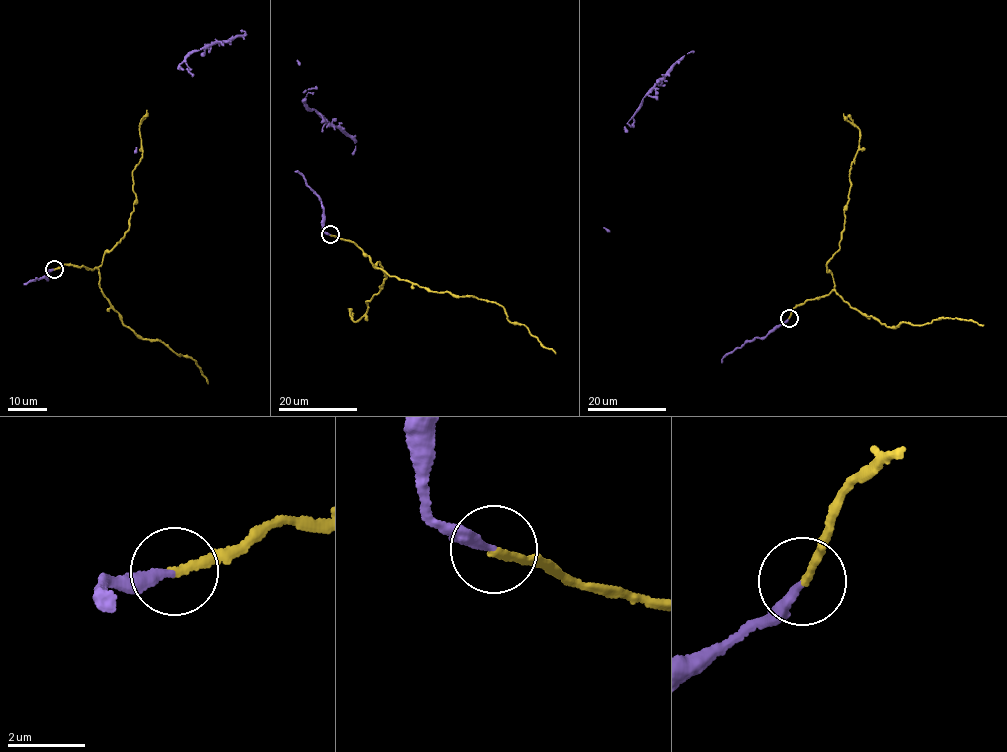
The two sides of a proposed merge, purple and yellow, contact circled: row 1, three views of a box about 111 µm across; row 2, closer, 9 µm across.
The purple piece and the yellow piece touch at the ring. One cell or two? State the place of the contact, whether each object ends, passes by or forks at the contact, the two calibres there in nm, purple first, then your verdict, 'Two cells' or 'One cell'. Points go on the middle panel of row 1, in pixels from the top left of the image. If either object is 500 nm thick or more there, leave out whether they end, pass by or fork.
Place: (330, 234). At the ring purple ends. At the ring yellow ends. Thickness 200 nm (purple) against 190 nm. One cell

